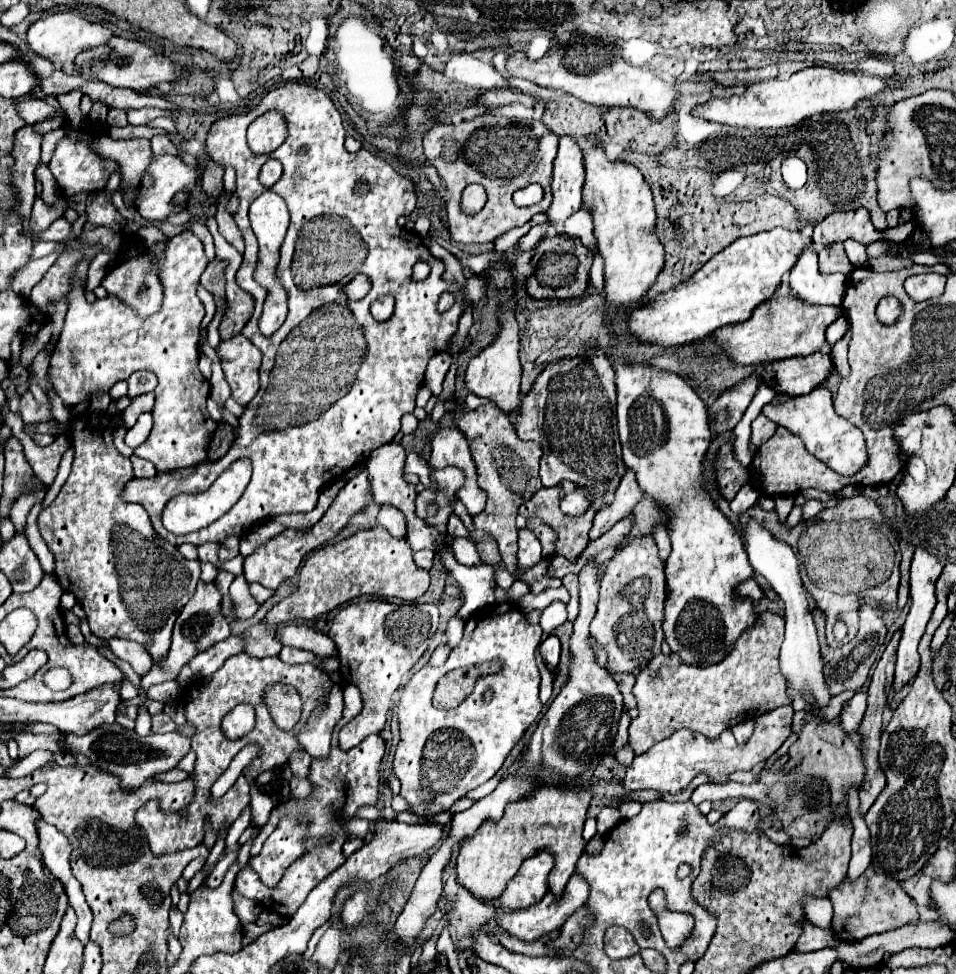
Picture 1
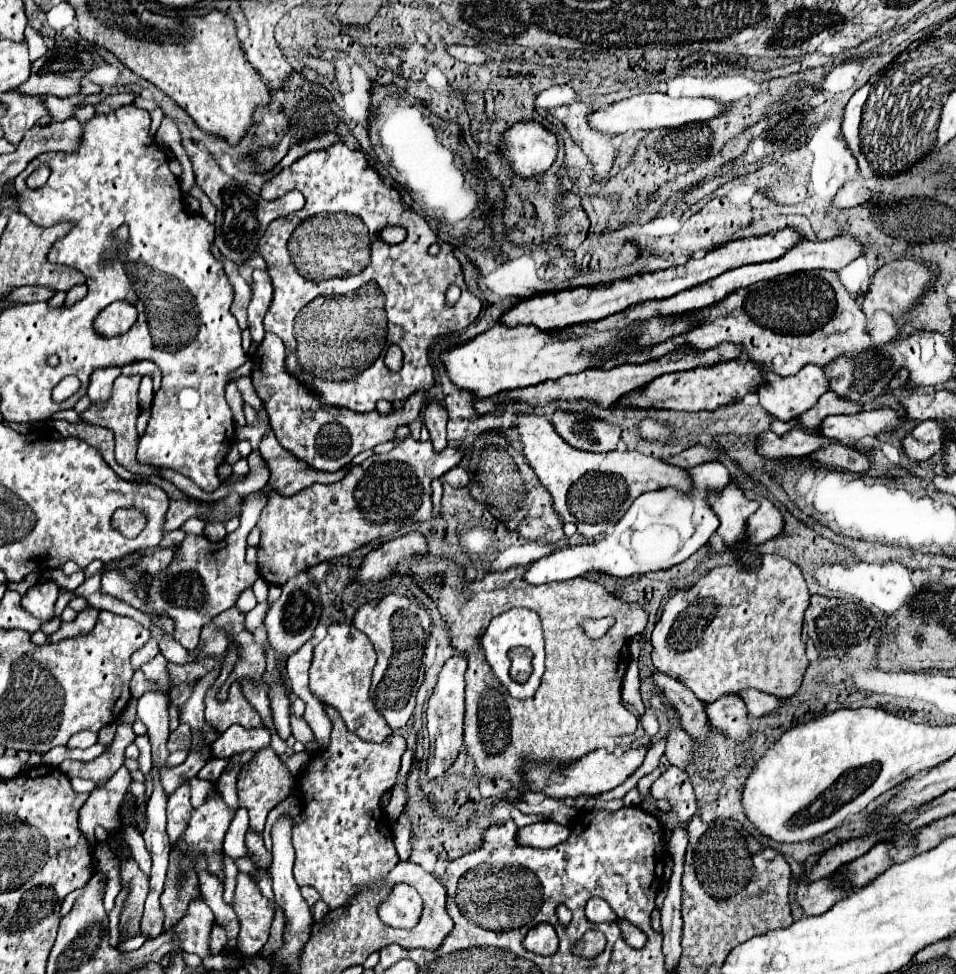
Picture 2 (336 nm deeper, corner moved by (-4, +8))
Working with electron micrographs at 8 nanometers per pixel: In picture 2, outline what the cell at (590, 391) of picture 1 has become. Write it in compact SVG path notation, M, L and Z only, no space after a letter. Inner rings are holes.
M556 410L552 414L554 430L572 446L586 452L610 452L616 450L622 428L618 424L584 418L580 414L570 414Z

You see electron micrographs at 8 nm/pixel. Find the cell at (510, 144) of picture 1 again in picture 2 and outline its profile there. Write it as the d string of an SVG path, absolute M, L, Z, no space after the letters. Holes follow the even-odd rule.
M520 120L502 134L498 150L516 176L534 178L554 164L558 140L556 134L540 122Z

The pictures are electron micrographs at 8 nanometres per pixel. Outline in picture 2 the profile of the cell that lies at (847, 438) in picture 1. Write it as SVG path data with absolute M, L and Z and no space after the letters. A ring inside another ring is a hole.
M806 364L798 374L786 376L786 378L782 378L782 376L778 376L778 374L774 374L774 372L768 372L768 374L764 376L764 382L766 382L766 386L760 386L760 388L758 388L760 406L762 406L768 414L772 414L774 418L778 418L778 420L782 420L782 422L788 422L788 420L800 416L802 412L810 410L810 408L818 402L818 398L820 398L824 392L828 392L828 388L830 388L830 382L828 382L824 370L822 370L820 366L816 366L816 364Z

